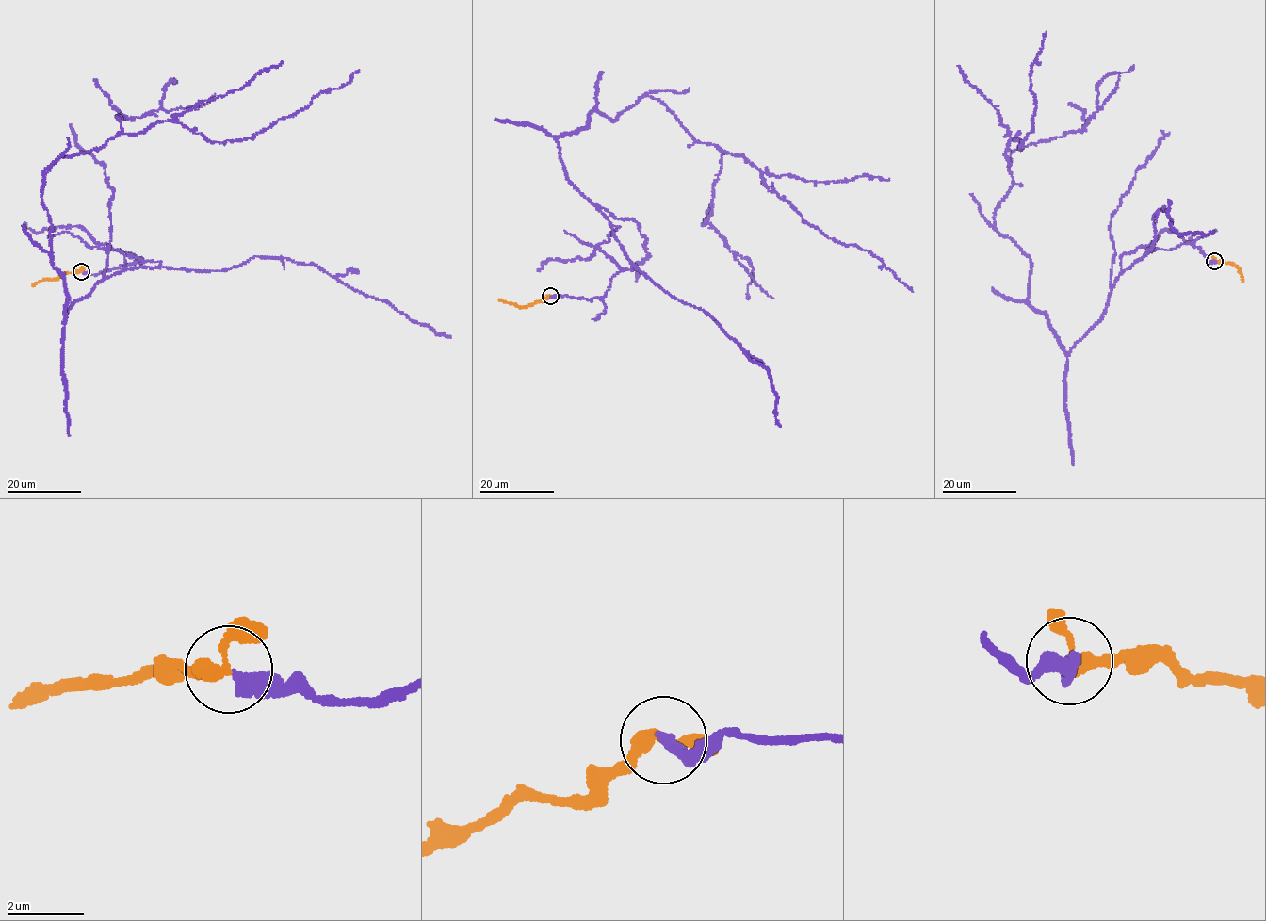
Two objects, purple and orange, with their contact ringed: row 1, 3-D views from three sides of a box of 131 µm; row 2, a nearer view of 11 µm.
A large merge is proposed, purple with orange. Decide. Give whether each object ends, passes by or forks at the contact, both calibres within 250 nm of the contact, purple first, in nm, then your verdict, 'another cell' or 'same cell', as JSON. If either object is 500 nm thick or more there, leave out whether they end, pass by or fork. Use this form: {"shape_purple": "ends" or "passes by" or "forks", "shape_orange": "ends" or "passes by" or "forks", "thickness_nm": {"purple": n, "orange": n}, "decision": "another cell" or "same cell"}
{"shape_purple": "ends", "shape_orange": "passes by", "thickness_nm": {"purple": 360, "orange": 240}, "decision": "same cell"}

